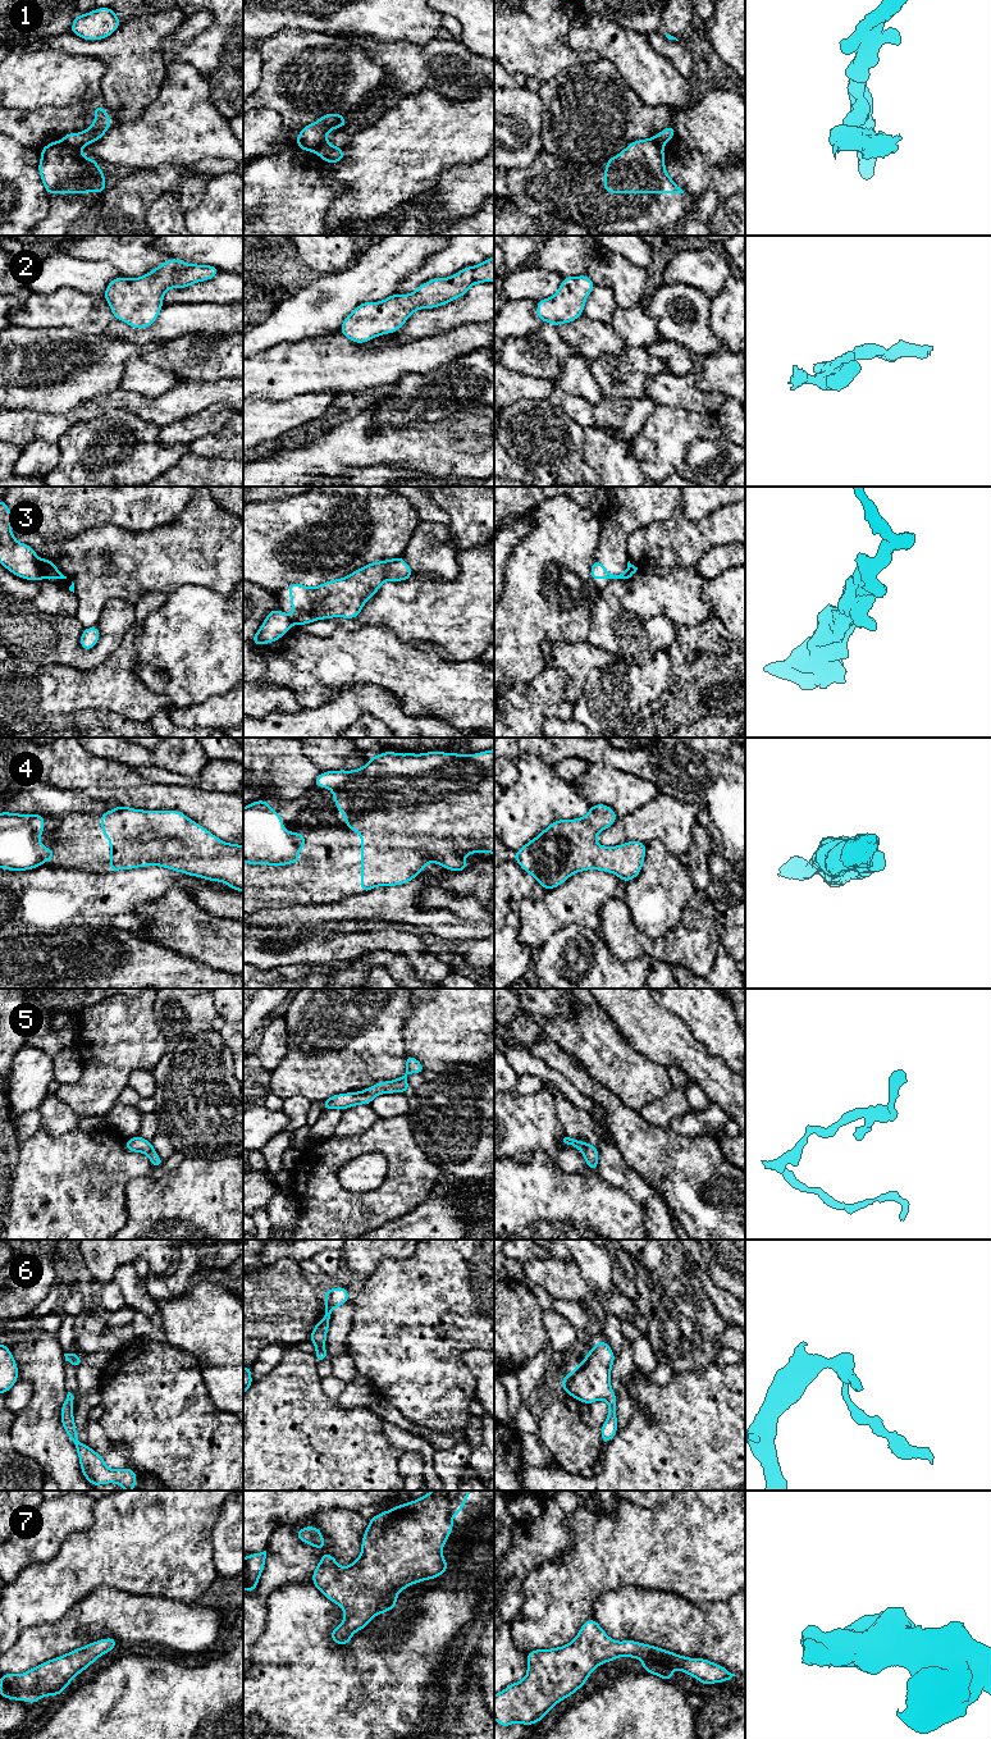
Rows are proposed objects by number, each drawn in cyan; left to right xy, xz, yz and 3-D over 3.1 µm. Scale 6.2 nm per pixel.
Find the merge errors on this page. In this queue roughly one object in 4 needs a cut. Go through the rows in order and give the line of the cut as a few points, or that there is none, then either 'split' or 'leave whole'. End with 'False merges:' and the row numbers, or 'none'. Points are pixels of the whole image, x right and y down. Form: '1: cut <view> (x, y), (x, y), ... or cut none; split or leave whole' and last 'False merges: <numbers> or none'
1: cut xy (63, 138), (78, 150); split
2: cut none; leave whole
3: cut xy (39, 561), (41, 576); split
4: cut none; leave whole
5: cut none; leave whole
6: cut none; leave whole
7: cut none; leave whole
False merges: 1, 3

